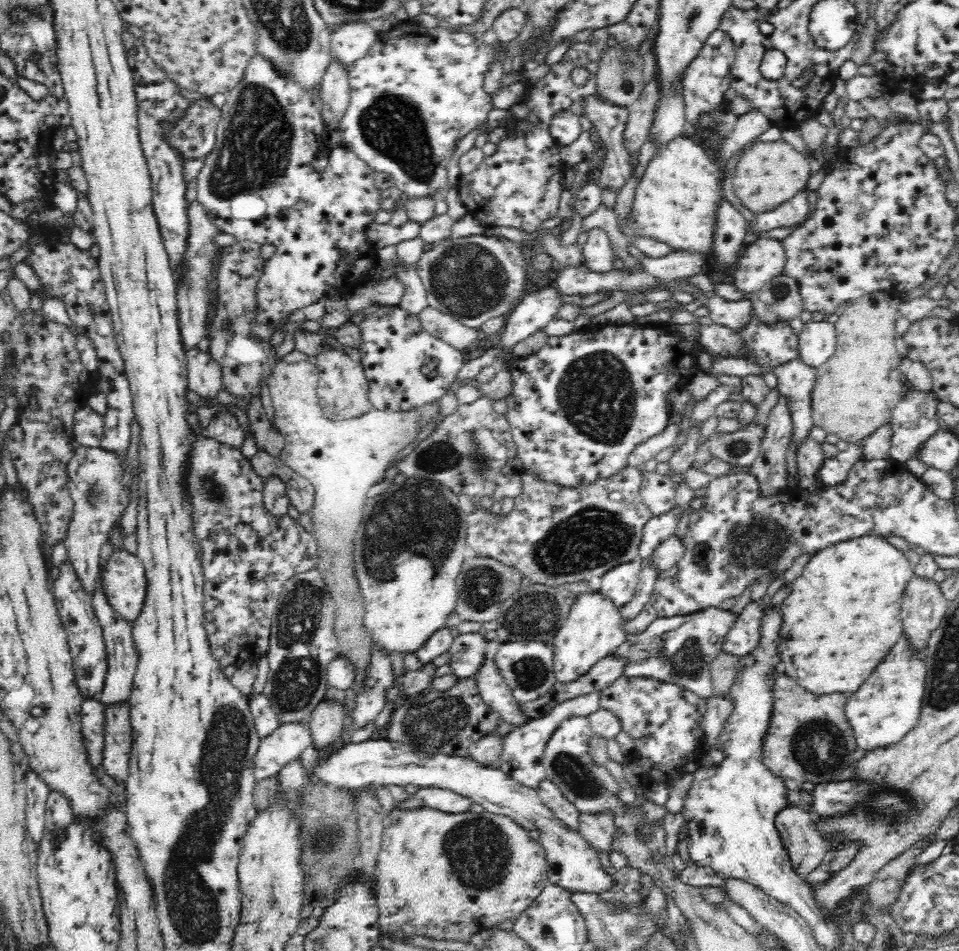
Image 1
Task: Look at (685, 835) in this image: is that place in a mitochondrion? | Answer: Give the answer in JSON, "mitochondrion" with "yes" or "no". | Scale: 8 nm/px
{"mitochondrion":"no"}

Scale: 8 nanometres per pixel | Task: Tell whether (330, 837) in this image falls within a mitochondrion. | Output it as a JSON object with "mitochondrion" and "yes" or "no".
{"mitochondrion":"yes"}

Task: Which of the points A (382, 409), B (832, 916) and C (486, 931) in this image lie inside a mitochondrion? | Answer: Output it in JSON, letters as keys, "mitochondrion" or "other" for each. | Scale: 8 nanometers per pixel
{"A":"other","B":"other","C":"other"}

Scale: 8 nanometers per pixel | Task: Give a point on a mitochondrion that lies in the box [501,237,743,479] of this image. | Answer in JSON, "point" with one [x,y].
{"point":[598,396]}

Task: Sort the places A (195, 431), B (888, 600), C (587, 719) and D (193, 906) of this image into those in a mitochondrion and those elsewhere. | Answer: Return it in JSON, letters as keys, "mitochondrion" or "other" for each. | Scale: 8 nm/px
{"A":"other","B":"other","C":"other","D":"mitochondrion"}

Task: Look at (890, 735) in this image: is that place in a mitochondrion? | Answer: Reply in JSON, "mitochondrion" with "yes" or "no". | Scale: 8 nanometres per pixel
{"mitochondrion":"no"}

